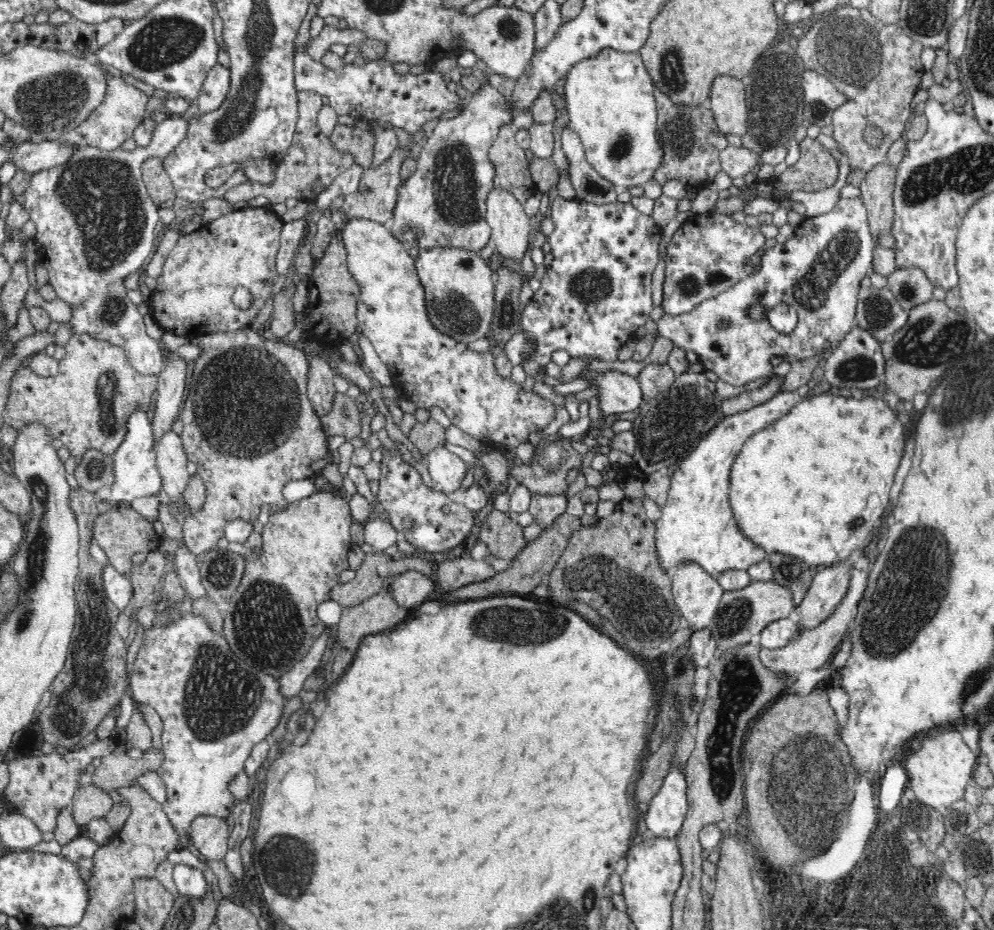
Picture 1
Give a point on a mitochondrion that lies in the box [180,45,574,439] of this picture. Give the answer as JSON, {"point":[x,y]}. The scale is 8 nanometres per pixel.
{"point":[455,187]}

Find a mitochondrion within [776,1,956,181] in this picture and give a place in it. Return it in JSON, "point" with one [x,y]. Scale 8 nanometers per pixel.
{"point":[849,47]}

